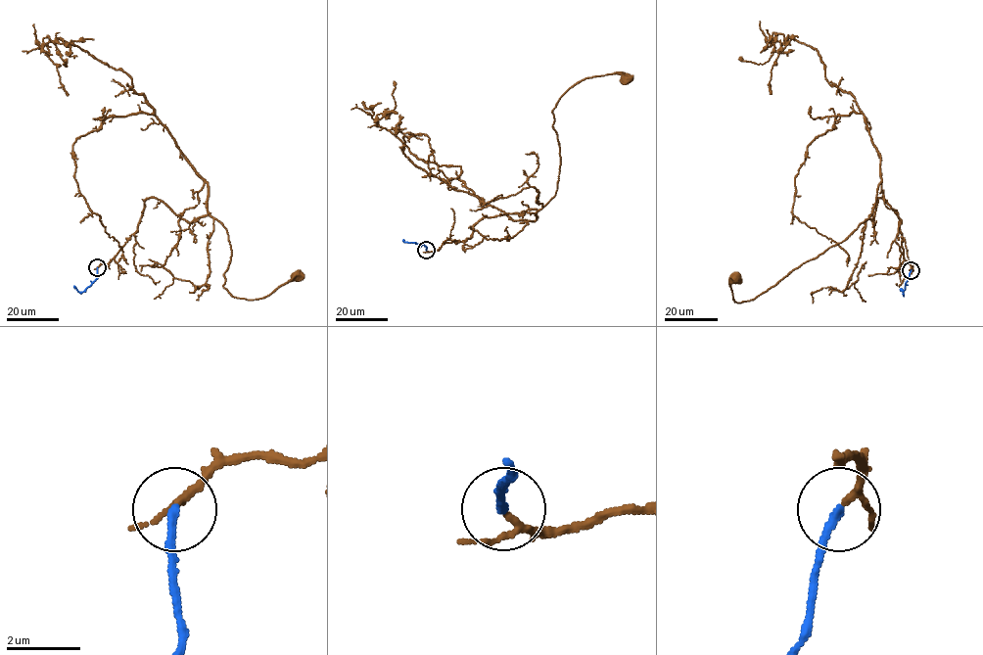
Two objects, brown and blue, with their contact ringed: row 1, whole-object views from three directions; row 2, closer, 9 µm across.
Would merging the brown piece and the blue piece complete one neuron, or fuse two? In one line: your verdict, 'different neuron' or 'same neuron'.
same neuron

